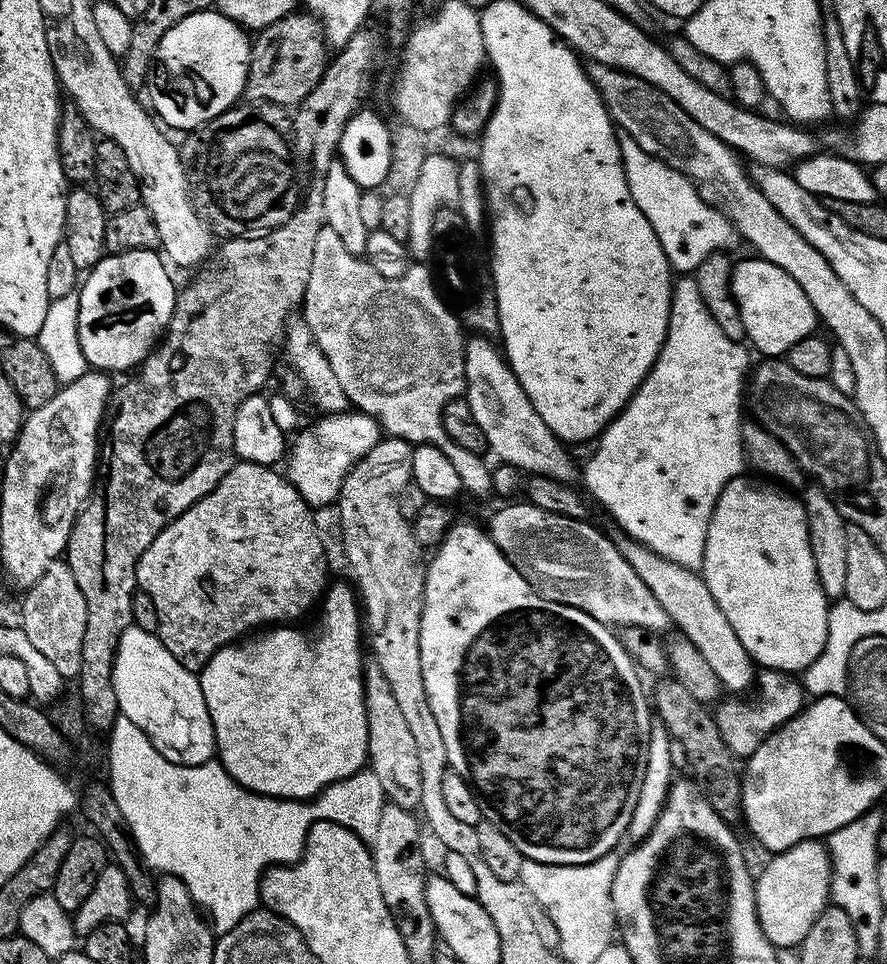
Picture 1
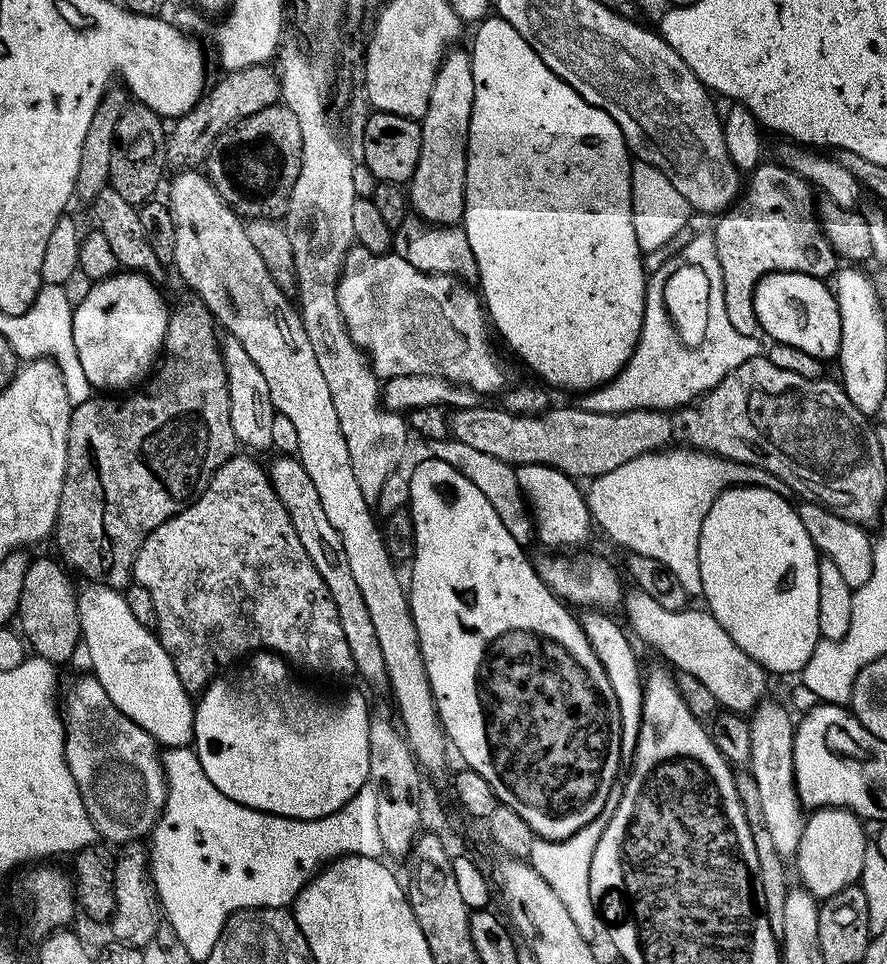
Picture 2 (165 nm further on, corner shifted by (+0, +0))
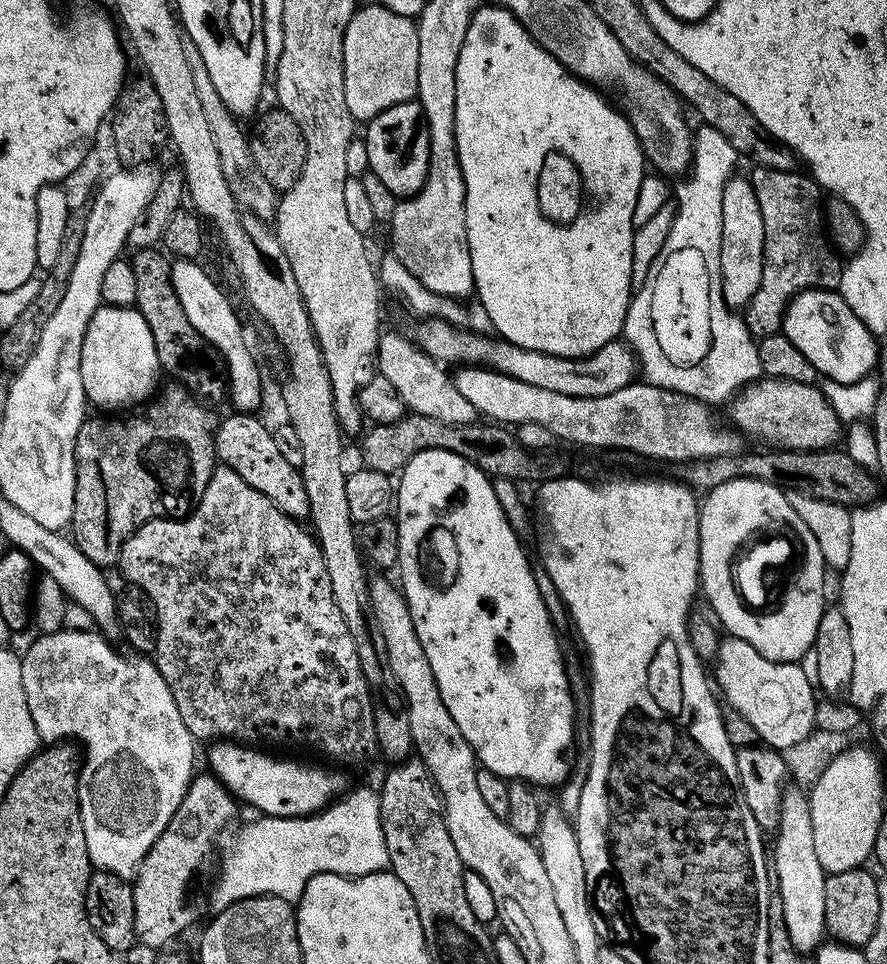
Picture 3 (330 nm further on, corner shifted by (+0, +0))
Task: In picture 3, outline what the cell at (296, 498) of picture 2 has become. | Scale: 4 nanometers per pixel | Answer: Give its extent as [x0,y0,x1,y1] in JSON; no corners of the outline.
[216,413,310,518]

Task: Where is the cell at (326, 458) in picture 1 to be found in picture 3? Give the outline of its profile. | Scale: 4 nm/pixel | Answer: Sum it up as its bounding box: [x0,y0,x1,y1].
[452,366,746,466]

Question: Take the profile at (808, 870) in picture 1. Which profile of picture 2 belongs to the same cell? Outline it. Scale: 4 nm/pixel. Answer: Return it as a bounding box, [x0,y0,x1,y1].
[794,808,870,898]

